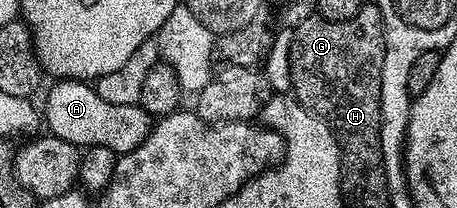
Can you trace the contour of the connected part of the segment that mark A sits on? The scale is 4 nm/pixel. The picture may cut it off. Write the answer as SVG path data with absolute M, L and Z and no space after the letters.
M67 79L53 84L45 100L43 120L49 126L48 131L59 139L77 148L107 147L121 155L140 146L149 136L153 118L138 103L107 102L88 81Z

